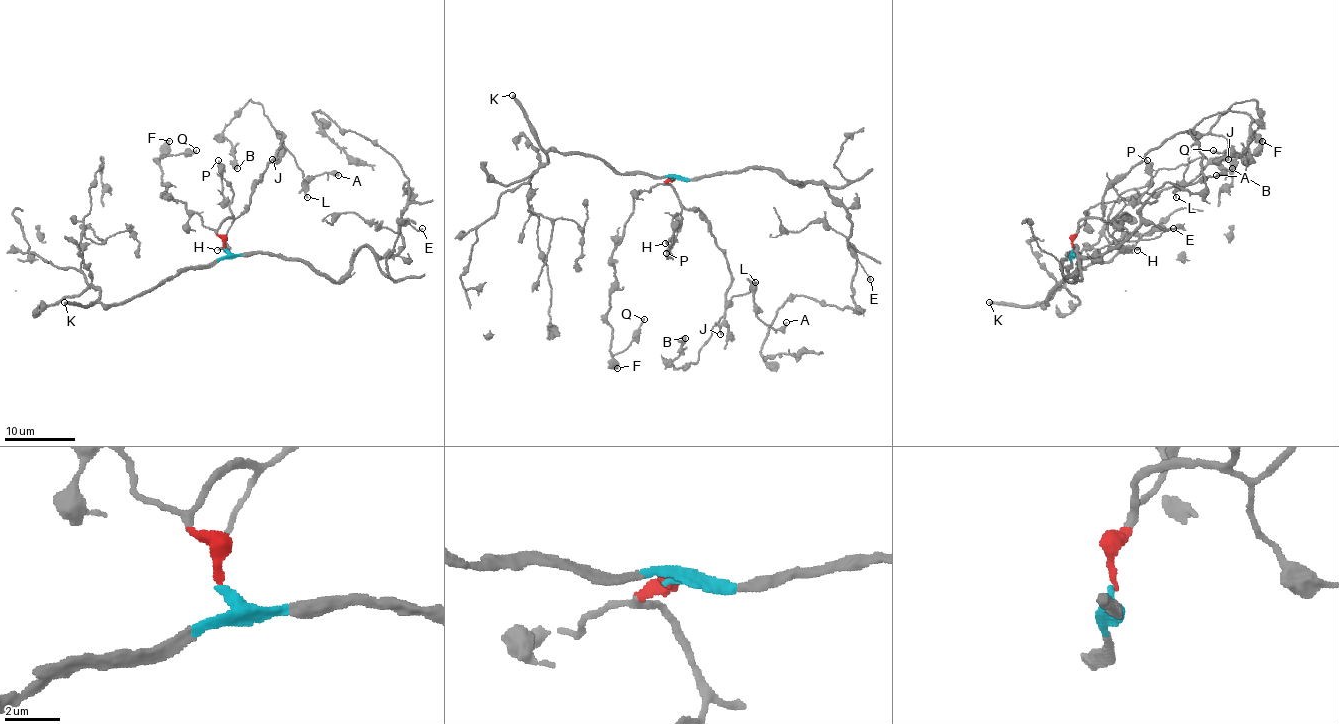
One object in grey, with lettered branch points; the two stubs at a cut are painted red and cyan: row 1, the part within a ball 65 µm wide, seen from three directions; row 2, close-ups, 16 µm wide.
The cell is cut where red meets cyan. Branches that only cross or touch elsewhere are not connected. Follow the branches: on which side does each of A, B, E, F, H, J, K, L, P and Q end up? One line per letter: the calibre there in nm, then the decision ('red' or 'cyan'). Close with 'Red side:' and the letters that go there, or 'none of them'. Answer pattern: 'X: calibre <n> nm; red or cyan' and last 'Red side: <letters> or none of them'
A: calibre 240 nm; red
B: calibre 600 nm; red
E: calibre 150 nm; cyan
F: calibre 400 nm; red
H: calibre 200 nm; red
J: calibre 220 nm; red
K: calibre 340 nm; cyan
L: calibre 190 nm; red
P: calibre 480 nm; red
Q: calibre 220 nm; red
Red side: A, B, F, H, J, L, P, Q

